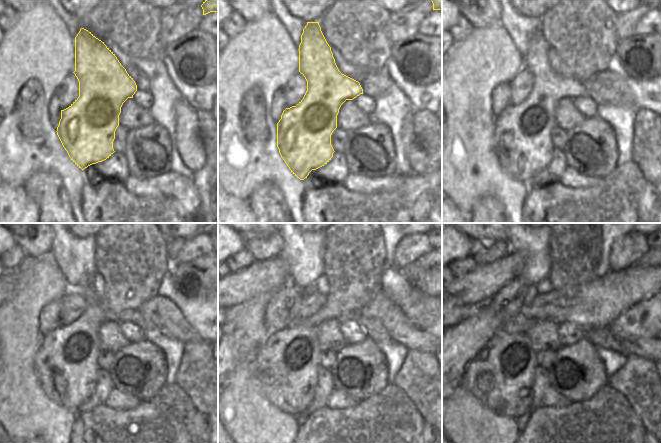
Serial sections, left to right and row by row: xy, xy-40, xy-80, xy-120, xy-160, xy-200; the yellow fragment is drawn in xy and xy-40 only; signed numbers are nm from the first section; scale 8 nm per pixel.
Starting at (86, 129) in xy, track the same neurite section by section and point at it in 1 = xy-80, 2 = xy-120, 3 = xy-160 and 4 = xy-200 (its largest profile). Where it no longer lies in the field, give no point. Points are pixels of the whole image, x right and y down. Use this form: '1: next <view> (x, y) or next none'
1: next xy-80 (521, 134)
2: next xy-120 (65, 365)
3: next xy-160 (286, 365)
4: next xy-200 (501, 376)

